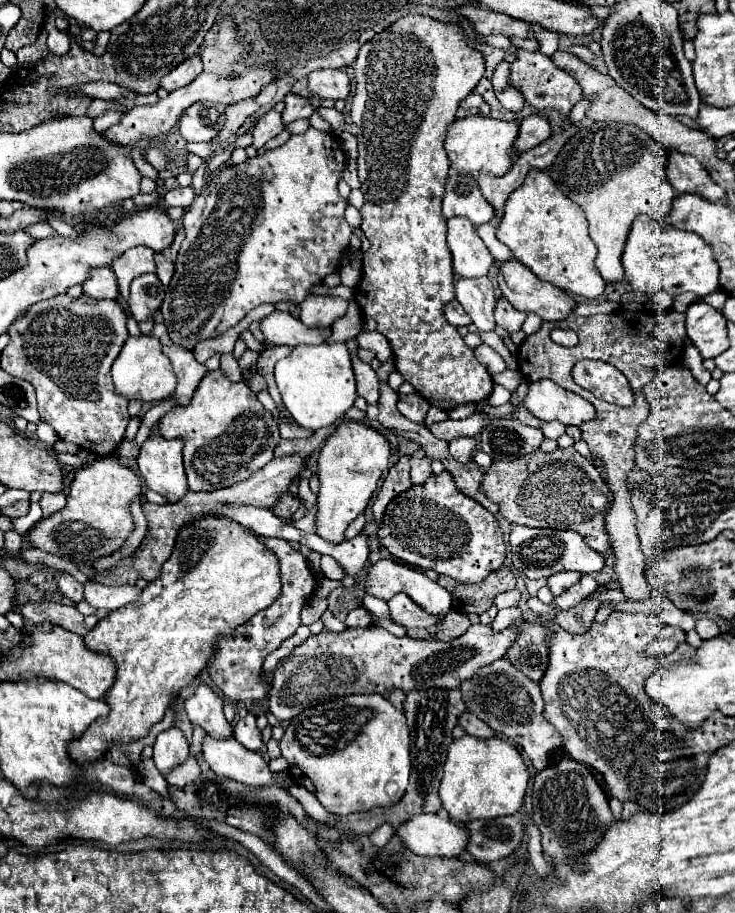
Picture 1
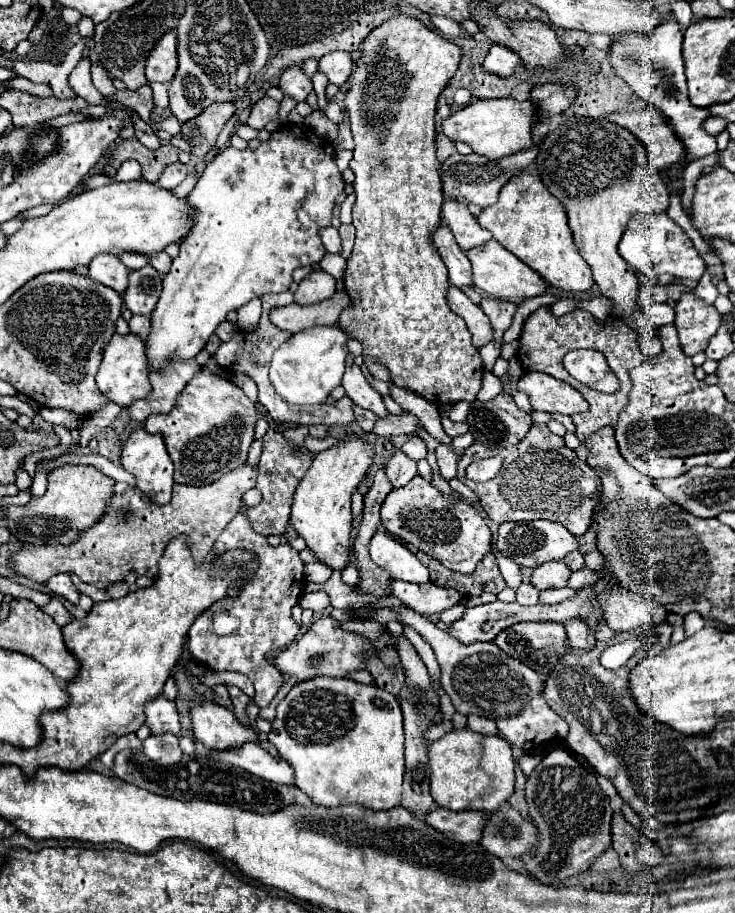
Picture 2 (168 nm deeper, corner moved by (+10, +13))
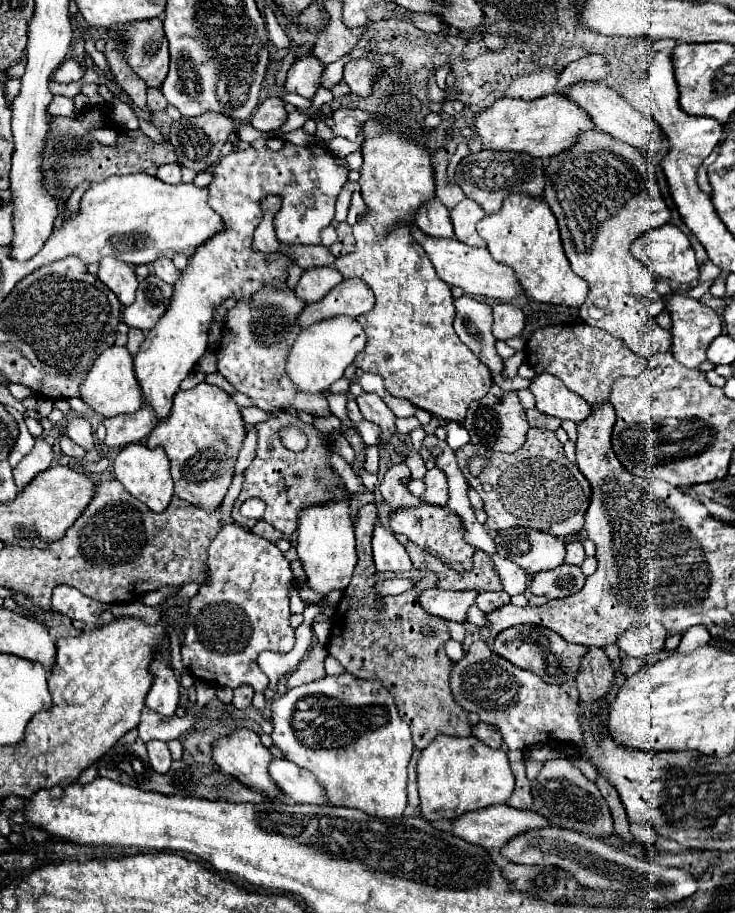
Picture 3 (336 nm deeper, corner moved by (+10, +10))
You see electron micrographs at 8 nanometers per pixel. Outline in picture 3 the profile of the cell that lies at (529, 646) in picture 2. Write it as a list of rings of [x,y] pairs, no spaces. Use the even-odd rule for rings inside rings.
[[[517,625],[517,627],[509,627],[509,629],[501,631],[495,637],[493,651],[497,651],[497,655],[509,659],[513,665],[537,673],[543,681],[561,685],[561,683],[569,681],[571,677],[575,677],[575,673],[579,669],[579,659],[585,655],[587,647],[567,643],[561,635],[553,633],[551,629],[539,627],[539,625]]]

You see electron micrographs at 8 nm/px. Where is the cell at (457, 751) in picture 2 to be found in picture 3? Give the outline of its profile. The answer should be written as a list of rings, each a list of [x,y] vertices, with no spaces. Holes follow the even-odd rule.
[[[439,735],[421,751],[417,763],[417,785],[421,797],[421,815],[429,821],[455,819],[467,811],[507,803],[513,793],[513,773],[507,753],[491,749],[475,737]]]

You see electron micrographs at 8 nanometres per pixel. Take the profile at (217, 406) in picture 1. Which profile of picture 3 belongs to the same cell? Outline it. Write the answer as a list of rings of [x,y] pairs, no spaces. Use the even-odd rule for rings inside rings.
[[[199,383],[189,391],[177,391],[169,419],[163,419],[149,435],[147,447],[161,445],[171,461],[175,495],[201,507],[217,507],[235,473],[237,455],[245,439],[245,421],[229,393],[211,383]]]

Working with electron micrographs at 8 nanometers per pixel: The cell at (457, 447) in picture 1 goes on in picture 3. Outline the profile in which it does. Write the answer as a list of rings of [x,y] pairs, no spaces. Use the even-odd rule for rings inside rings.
[[[437,465],[427,471],[425,483],[427,483],[427,489],[423,493],[423,501],[433,503],[433,505],[447,505],[447,499],[449,499],[449,495],[447,495],[447,477]]]

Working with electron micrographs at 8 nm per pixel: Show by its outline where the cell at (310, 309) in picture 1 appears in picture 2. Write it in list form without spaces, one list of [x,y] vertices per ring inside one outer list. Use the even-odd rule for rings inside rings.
[[[313,270],[309,276],[305,276],[299,282],[299,288],[295,290],[295,302],[297,304],[315,304],[335,294],[335,278],[329,276],[323,270]]]

